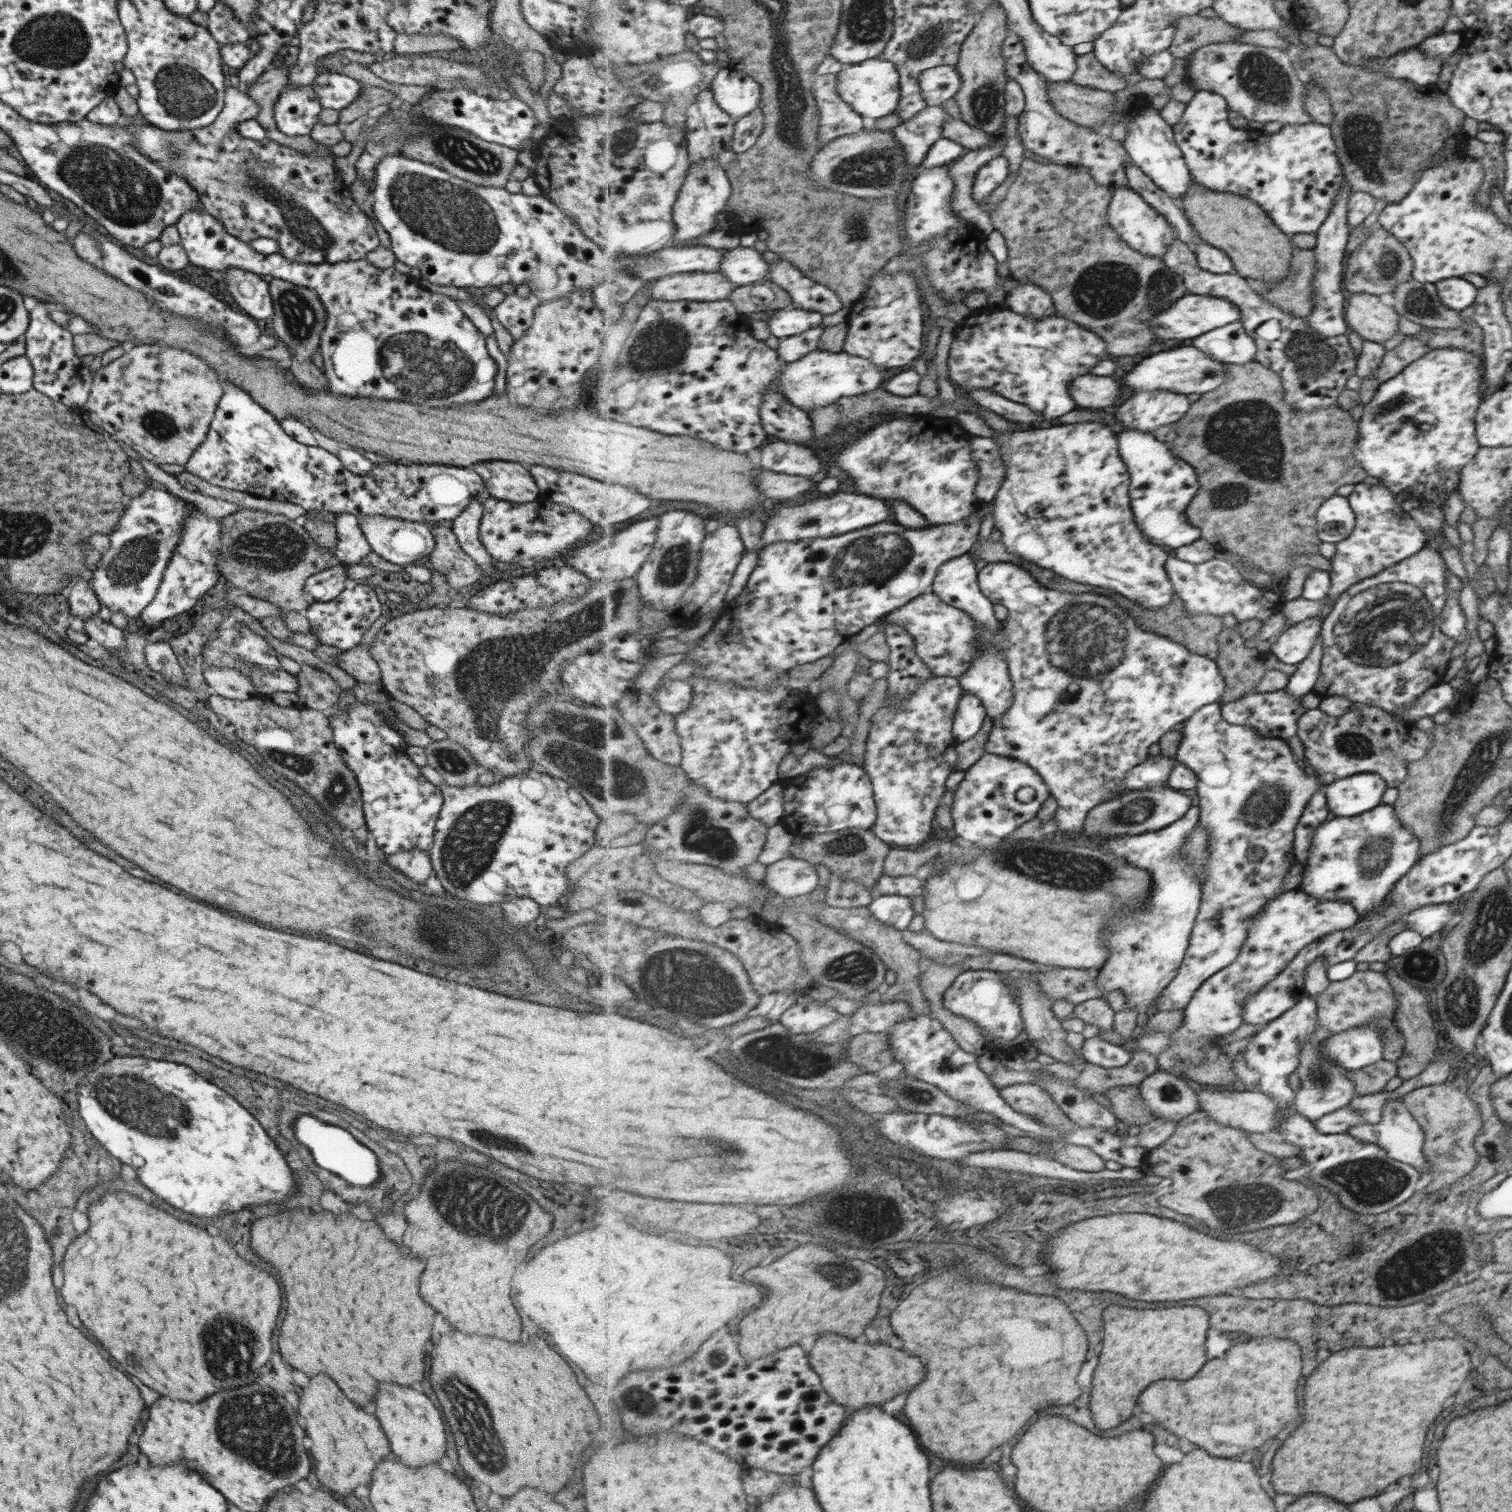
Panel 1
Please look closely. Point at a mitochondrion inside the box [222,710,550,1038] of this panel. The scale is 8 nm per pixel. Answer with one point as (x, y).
(468, 848)

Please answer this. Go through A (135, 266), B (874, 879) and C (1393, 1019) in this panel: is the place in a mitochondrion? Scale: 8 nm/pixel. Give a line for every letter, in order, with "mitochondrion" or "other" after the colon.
A: other
B: other
C: other

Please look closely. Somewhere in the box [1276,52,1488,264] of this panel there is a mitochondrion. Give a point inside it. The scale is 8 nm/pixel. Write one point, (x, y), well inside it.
(1361, 134)

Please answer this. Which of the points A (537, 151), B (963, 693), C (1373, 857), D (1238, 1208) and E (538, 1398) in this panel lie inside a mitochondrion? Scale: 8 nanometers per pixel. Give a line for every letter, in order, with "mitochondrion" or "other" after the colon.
A: other
B: other
C: mitochondrion
D: mitochondrion
E: other

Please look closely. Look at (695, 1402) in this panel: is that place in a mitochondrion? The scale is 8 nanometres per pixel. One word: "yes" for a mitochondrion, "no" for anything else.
no

